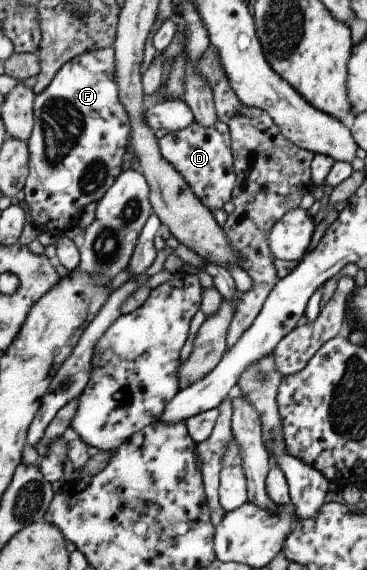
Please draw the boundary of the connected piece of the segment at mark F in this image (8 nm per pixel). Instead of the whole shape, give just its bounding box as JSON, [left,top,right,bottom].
[22,48,130,240]

